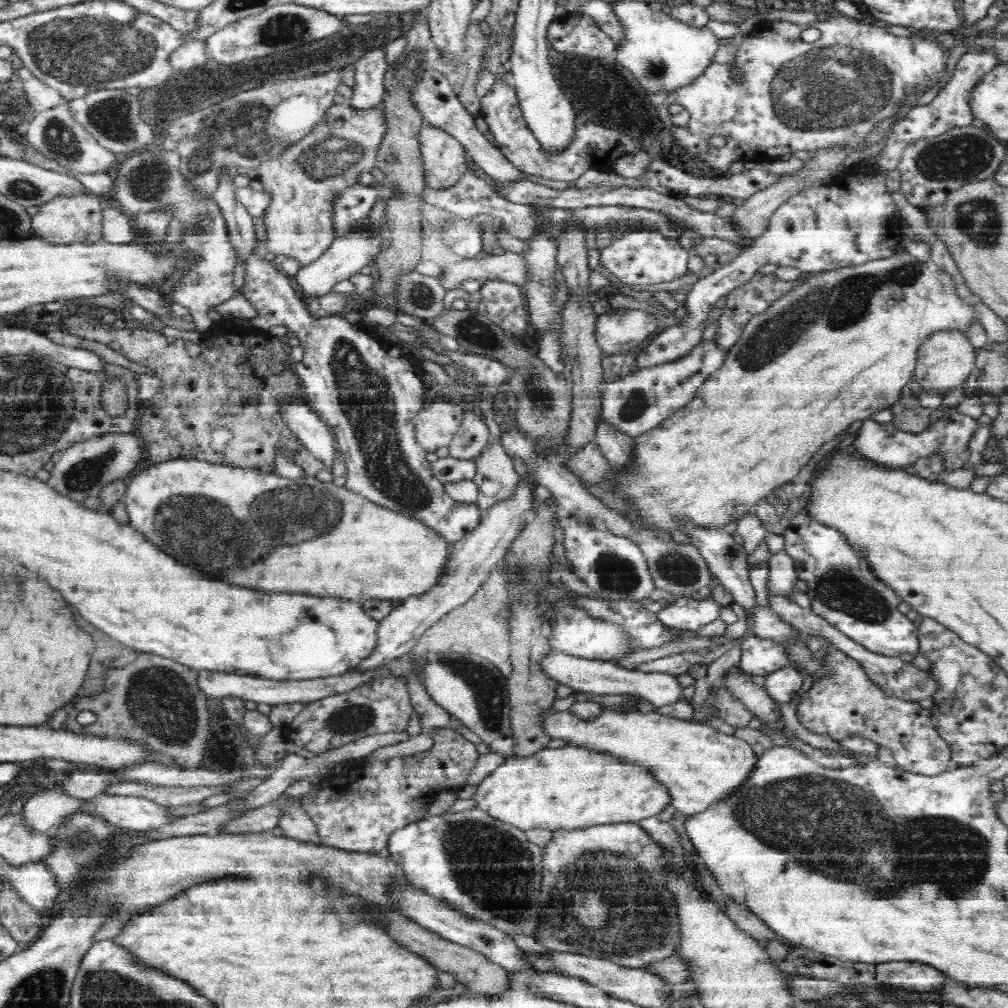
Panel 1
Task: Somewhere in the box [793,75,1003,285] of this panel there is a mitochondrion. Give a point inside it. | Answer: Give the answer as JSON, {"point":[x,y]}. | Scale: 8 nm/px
{"point":[957,158]}

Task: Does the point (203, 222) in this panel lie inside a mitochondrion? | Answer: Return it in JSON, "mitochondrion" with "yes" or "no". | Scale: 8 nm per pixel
{"mitochondrion":"yes"}

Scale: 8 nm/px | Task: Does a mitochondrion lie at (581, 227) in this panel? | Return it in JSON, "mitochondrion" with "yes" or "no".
{"mitochondrion":"no"}

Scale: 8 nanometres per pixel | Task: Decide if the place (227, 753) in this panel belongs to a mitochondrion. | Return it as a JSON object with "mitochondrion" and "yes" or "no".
{"mitochondrion":"yes"}

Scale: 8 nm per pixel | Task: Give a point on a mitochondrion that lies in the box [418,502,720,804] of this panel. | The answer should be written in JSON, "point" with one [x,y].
{"point":[486,687]}

